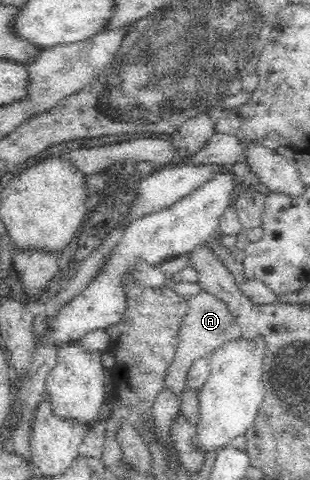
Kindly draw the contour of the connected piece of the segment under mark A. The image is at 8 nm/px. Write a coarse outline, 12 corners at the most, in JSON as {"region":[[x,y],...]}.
{"region":[[188,299],[164,388],[182,403],[194,360],[242,336],[228,304]]}

